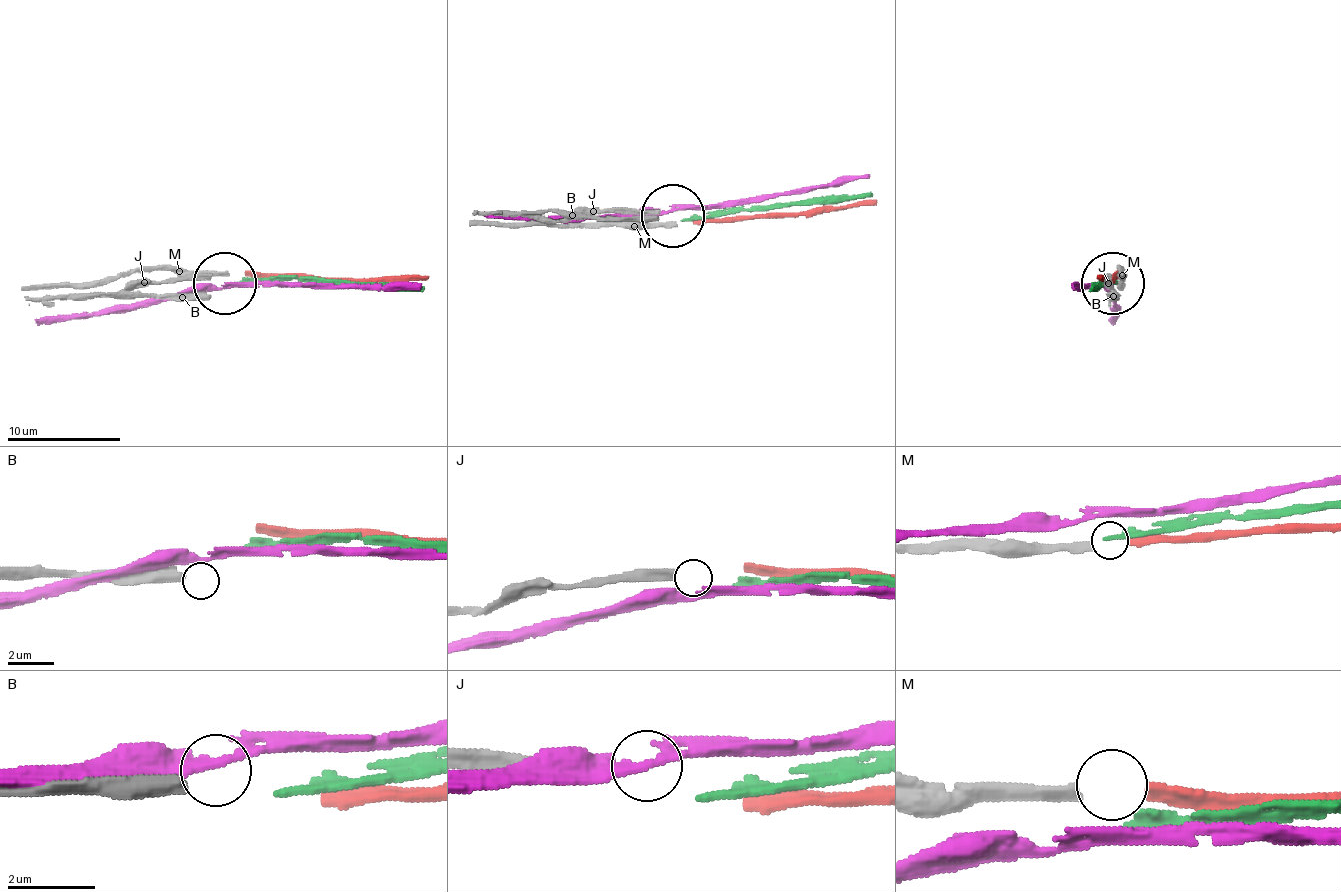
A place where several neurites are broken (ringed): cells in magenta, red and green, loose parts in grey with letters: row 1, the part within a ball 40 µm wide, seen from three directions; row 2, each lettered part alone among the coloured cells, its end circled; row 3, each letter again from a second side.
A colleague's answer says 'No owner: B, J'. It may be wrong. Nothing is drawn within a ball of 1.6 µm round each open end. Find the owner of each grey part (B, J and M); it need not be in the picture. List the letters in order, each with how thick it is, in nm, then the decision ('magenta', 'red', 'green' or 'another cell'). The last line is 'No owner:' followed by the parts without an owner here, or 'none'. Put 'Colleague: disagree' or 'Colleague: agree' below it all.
B: calibre 440 nm; another cell
J: calibre 360 nm; another cell
M: calibre 320 nm; red
No owner: B, J
Colleague: agree

